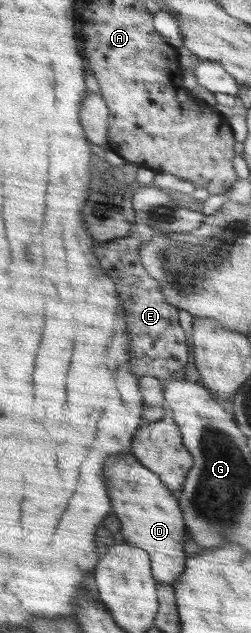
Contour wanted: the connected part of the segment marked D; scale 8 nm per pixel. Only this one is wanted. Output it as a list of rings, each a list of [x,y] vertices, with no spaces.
[[[121,454],[121,458],[113,458],[113,462],[107,462],[107,486],[109,486],[109,498],[113,502],[113,512],[117,514],[121,522],[121,534],[129,546],[146,550],[150,556],[152,577],[156,582],[173,584],[184,571],[186,554],[184,551],[185,538],[187,538],[186,524],[178,499],[168,489],[157,474],[141,466],[133,454]]]

